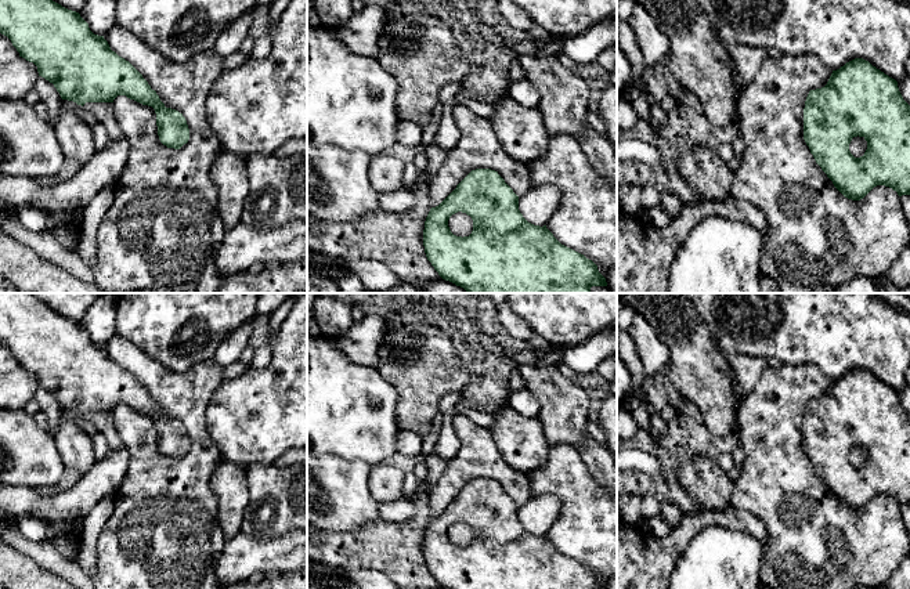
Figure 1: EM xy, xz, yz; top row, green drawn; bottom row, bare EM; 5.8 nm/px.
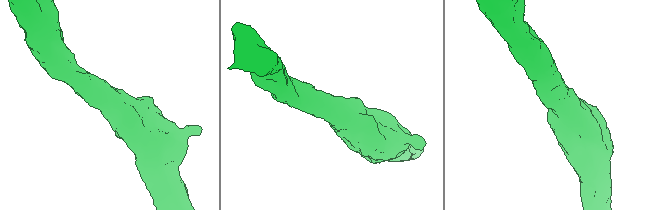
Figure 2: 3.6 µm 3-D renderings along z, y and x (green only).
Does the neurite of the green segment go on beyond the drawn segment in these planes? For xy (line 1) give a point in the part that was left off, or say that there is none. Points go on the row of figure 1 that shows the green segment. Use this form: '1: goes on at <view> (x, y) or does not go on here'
1: does not go on here

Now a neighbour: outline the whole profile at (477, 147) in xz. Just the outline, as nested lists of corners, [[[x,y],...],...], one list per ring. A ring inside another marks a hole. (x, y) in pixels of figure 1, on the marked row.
[[[463,105],[454,106],[452,116],[461,137],[427,183],[431,207],[438,206],[476,169],[495,170],[519,198],[532,188],[528,166],[503,151],[491,119]]]

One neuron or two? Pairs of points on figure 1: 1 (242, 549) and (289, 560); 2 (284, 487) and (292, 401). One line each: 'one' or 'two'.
1: one
2: two

